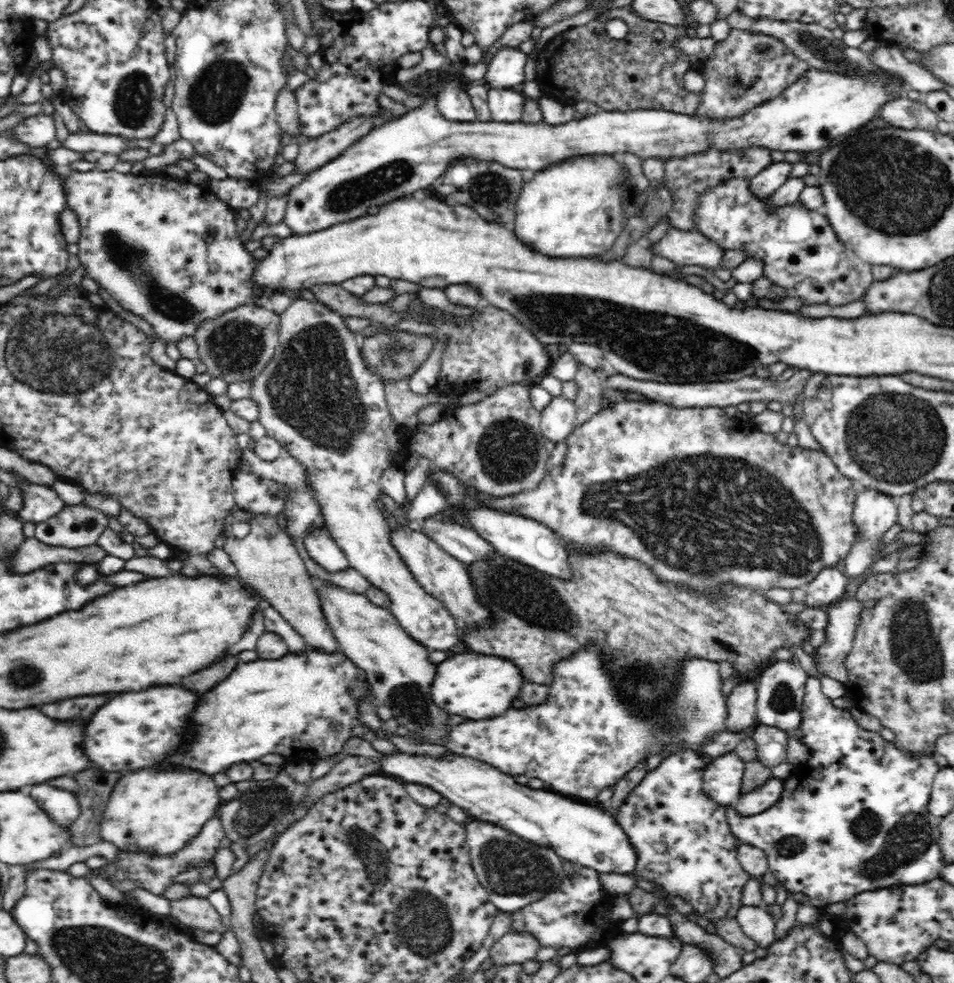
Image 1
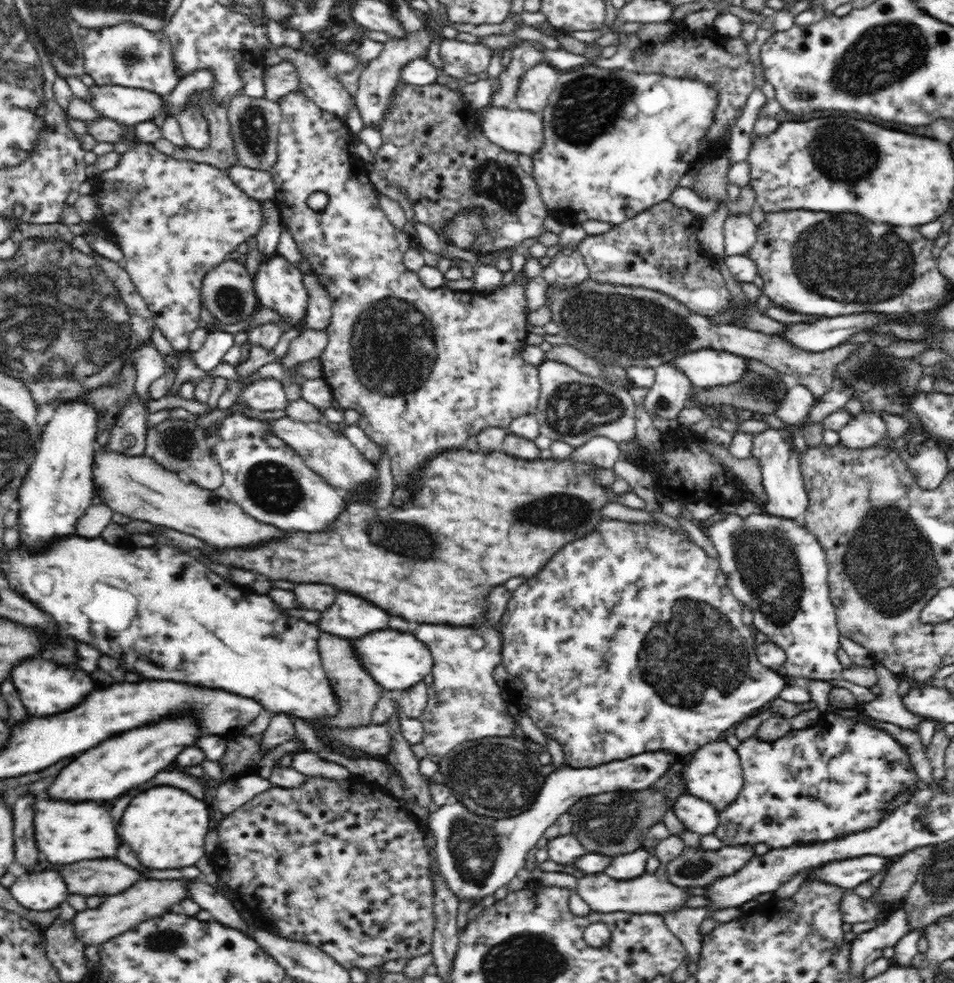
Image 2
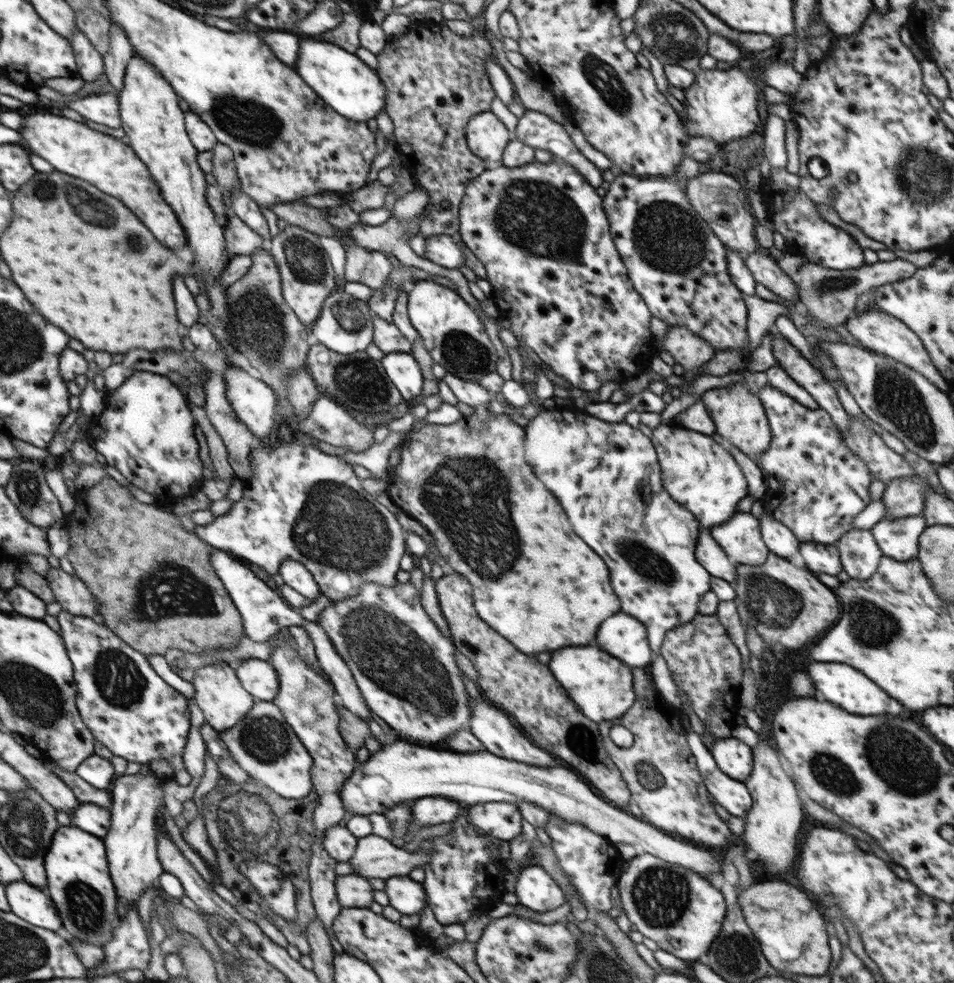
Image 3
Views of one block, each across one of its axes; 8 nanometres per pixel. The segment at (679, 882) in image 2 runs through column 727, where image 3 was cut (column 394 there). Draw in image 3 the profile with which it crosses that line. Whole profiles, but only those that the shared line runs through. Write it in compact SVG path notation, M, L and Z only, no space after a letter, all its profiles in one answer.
M370 832L365 837L359 837L348 864L354 868L355 875L385 881L394 876L408 877L417 866L424 868L430 857L430 850L409 852Z

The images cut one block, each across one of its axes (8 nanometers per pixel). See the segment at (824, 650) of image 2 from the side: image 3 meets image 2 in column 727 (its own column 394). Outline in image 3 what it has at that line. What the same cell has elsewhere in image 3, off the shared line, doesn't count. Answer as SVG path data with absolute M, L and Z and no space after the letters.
M305 441L285 443L274 449L252 449L252 479L244 487L241 500L234 502L228 512L215 516L212 523L198 525L194 532L210 546L256 563L272 576L280 572L282 559L294 559L310 571L319 590L332 601L356 595L362 583L394 585L400 560L408 552L397 515L364 490L353 465Z

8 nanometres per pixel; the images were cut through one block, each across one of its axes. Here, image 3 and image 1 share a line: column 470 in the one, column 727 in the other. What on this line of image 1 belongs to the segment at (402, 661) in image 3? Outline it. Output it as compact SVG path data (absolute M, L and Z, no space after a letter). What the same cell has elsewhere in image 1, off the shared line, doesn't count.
M593 642L555 665L552 671L553 684L549 688L548 702L544 705L527 706L523 709L510 707L502 716L486 720L468 719L458 724L452 732L448 732L448 740L442 745L449 752L486 763L504 774L524 774L528 778L540 778L554 792L586 801L596 798L602 789L613 787L643 760L662 753L662 744L681 742L684 748L695 751L698 745L725 730L728 709L722 693L724 682L719 676L718 663L704 659L683 661L681 680L672 700L652 706L652 712L648 716L643 716L637 706L634 710L635 705L626 704L626 700L622 700L620 689L614 688L614 679L610 678L611 674L607 671L604 649Z

